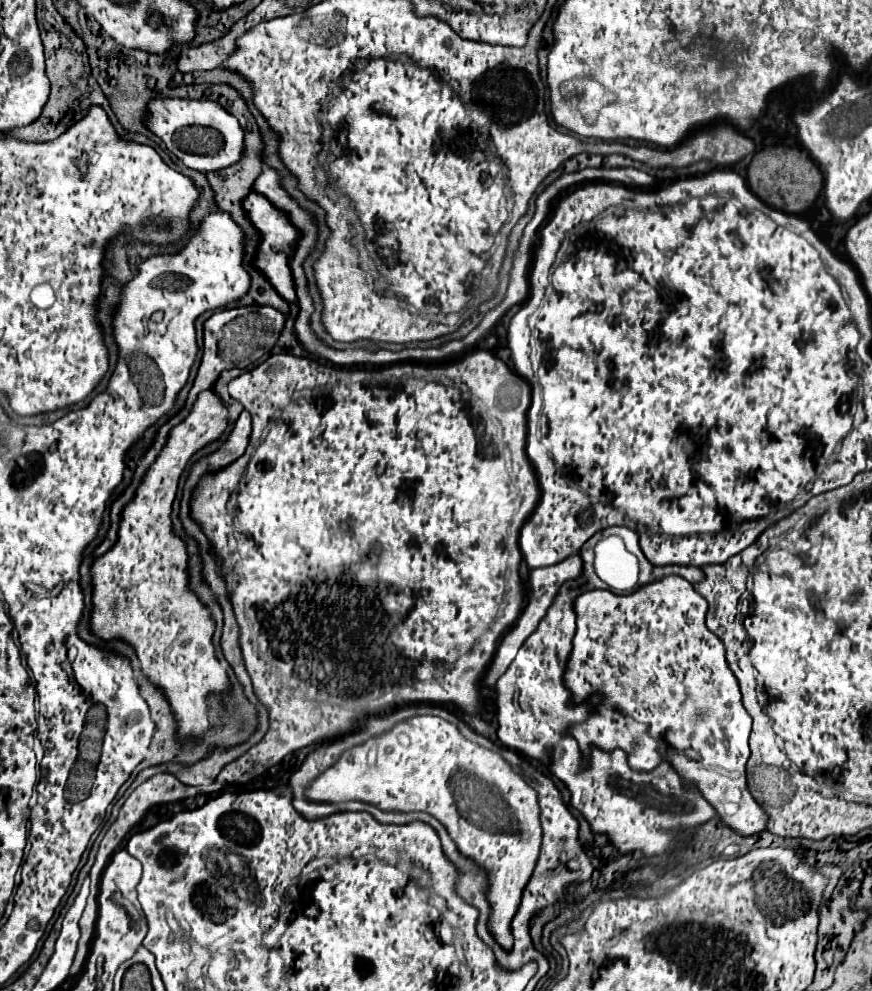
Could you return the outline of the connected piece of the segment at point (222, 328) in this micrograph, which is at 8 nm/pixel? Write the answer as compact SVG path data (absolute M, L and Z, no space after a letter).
M243 306L243 308L231 308L231 310L223 310L223 312L213 314L213 316L205 322L205 338L203 338L205 350L203 350L203 358L201 358L201 366L199 366L197 378L195 378L193 388L191 388L191 392L189 392L189 398L187 398L187 402L185 402L185 408L183 408L179 414L171 416L171 418L167 420L167 424L161 426L157 438L155 438L153 444L145 450L143 458L137 462L137 464L141 466L141 474L135 476L133 482L129 484L129 494L123 494L121 498L117 498L117 500L113 502L113 508L111 508L111 528L109 528L107 536L101 540L101 544L95 548L95 552L93 552L95 556L103 556L105 552L109 552L109 550L117 544L117 540L119 540L121 516L123 516L125 506L135 498L137 488L141 486L141 482L143 482L143 478L147 476L149 468L155 464L155 460L159 458L159 454L161 454L163 448L167 446L171 428L175 428L177 424L181 424L181 422L189 416L189 412L191 412L191 408L193 408L197 396L199 396L203 390L211 390L211 388L215 386L217 378L221 376L221 372L231 370L231 368L237 368L237 366L241 366L241 364L243 364L243 366L245 366L245 364L253 364L253 362L257 362L261 356L269 354L271 348L277 344L283 326L285 326L285 316L283 316L277 308L273 308L273 306Z

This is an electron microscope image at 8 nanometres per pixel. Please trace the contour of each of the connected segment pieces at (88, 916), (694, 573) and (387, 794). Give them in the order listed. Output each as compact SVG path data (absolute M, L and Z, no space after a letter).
M87 904L83 916L81 916L81 938L79 938L79 948L77 948L77 956L75 956L75 962L71 966L71 974L79 974L79 970L83 968L85 964L85 958L89 954L89 946L91 946L91 940L93 940L93 932L95 932L95 920L97 920L97 904Z
M671 566L671 576L675 576L675 574L679 574L681 578L685 578L691 584L699 584L705 578L703 570L699 570L699 568L687 568L687 566Z
M417 703L423 706L423 714L397 724L393 730L367 740L361 746L355 746L335 762L323 776L315 780L307 796L311 800L323 802L343 802L343 800L365 800L381 810L425 810L433 814L447 830L449 836L455 840L457 848L485 866L489 872L489 894L491 900L491 920L489 930L497 938L497 942L505 948L511 948L511 918L517 912L521 902L521 892L531 878L535 860L539 856L541 844L541 826L539 826L539 804L537 792L517 774L511 766L495 752L485 750L469 740L465 740L455 724L442 717L441 706Z

